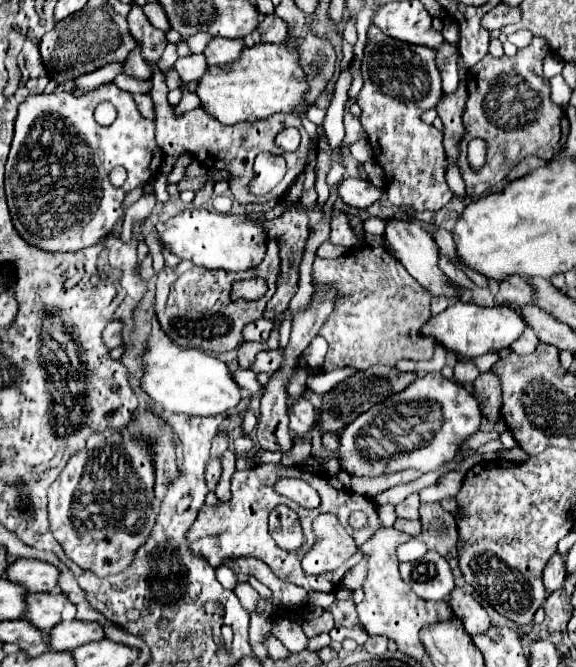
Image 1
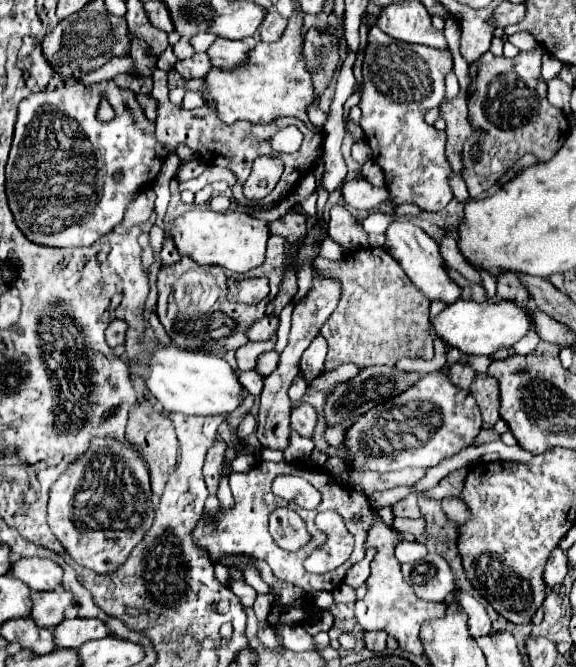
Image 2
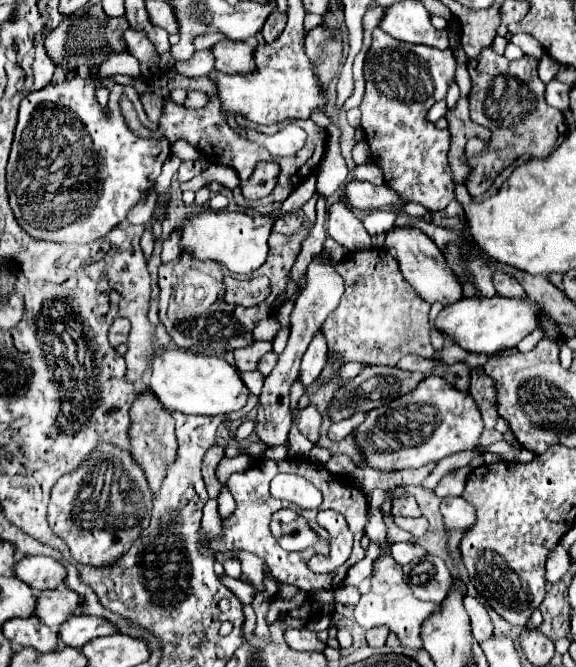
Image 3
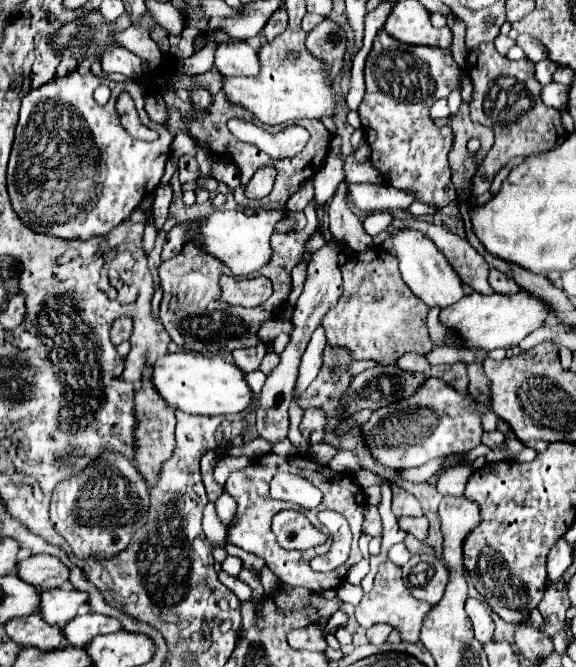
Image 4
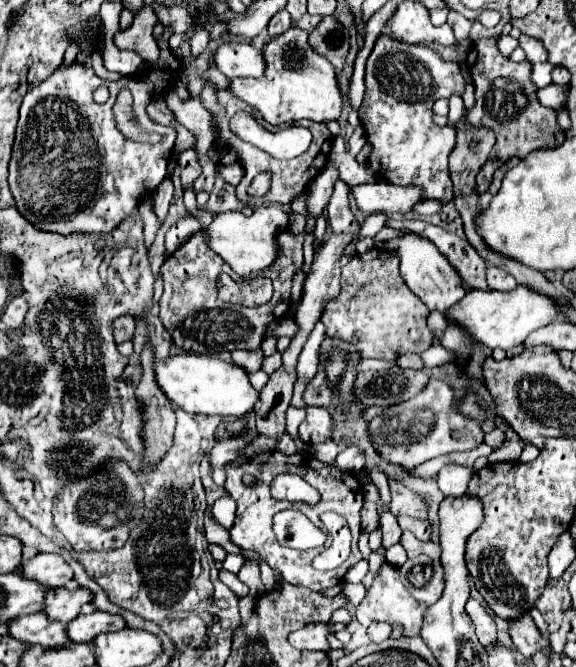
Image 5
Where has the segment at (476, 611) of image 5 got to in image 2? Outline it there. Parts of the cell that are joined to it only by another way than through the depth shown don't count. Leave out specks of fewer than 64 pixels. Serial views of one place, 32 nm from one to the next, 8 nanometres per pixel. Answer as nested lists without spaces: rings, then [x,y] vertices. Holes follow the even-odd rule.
[[[462,590],[454,592],[454,598],[456,598],[456,602],[460,604],[460,608],[468,616],[468,630],[470,630],[470,634],[474,638],[476,636],[486,636],[492,630],[492,626],[490,626],[490,616],[486,614],[484,606],[476,598],[472,598],[470,594],[466,594]]]

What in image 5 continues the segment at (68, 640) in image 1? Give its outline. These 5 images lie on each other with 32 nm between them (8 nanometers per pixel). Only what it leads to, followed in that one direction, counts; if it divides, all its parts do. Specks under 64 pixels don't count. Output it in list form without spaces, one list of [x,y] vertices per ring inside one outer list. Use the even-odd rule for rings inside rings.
[[[88,612],[88,614],[76,616],[66,626],[66,634],[68,634],[70,642],[86,644],[86,642],[92,642],[98,634],[116,632],[116,630],[124,630],[124,628],[126,628],[126,624],[120,616],[106,614],[106,612]]]

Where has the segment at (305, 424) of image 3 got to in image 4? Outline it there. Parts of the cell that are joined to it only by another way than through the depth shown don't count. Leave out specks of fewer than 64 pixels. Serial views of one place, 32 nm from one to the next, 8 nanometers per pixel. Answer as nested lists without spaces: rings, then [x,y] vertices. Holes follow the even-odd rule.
[[[306,408],[302,422],[300,422],[300,432],[306,440],[312,444],[322,442],[324,438],[324,426],[326,426],[326,416],[320,408]]]

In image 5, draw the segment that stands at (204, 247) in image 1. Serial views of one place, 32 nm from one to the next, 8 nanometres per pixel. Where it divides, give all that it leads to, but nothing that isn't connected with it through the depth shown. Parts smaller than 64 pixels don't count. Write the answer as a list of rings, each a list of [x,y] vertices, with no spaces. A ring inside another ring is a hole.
[[[278,206],[256,208],[252,216],[244,216],[242,212],[220,212],[214,216],[210,226],[204,228],[204,234],[208,236],[210,250],[218,254],[238,276],[246,278],[248,274],[260,272],[272,264],[272,260],[278,254],[274,236],[282,232],[286,222],[288,222],[288,214]]]

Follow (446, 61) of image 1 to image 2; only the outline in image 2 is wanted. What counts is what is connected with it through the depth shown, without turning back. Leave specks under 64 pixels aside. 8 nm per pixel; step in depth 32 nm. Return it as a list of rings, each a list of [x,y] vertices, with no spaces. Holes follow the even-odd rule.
[[[452,70],[452,72],[448,72],[448,74],[446,74],[446,98],[448,98],[448,100],[452,100],[454,96],[458,96],[458,92],[460,92],[458,78],[456,78],[454,70]]]

